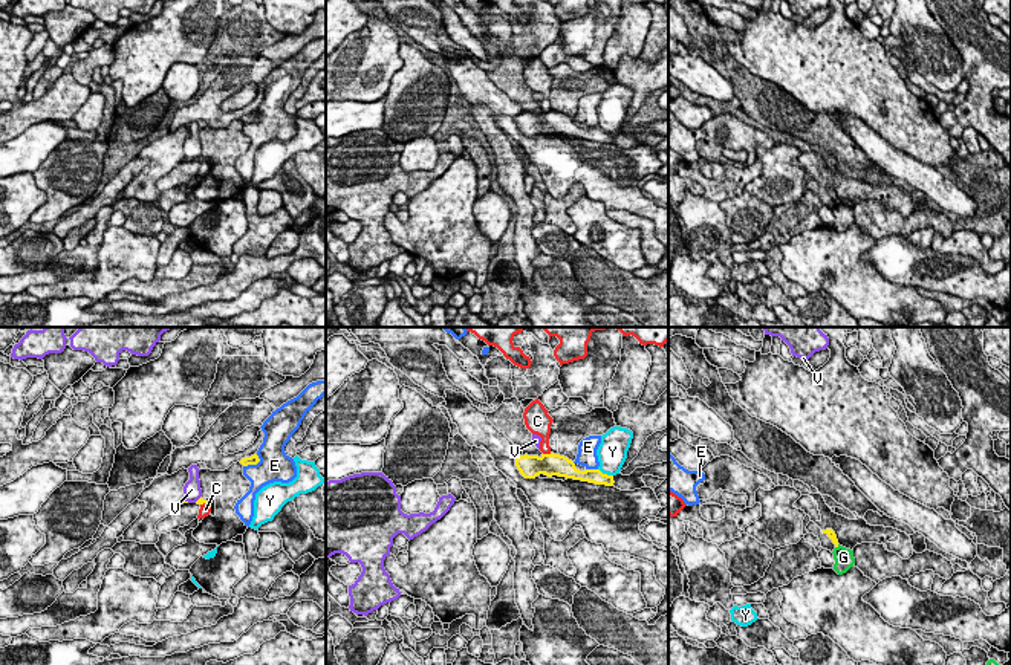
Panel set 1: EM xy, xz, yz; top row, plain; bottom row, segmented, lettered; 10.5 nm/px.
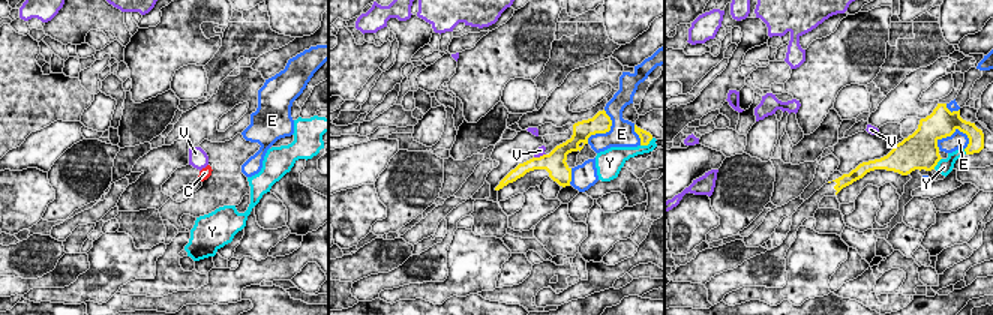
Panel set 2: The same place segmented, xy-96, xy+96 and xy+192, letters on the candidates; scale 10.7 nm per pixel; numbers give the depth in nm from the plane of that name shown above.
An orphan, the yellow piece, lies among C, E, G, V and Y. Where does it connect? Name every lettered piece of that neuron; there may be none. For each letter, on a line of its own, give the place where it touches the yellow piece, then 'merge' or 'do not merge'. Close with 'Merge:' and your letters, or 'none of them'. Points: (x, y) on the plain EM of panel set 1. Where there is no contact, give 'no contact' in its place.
C: xz (546, 112) | do not merge
E: xy (253, 121) | do not merge
G: yz (837, 204) | do not merge
V: xy (199, 156) | do not merge
Y: xz (606, 132) | do not merge
Merge: none of them

